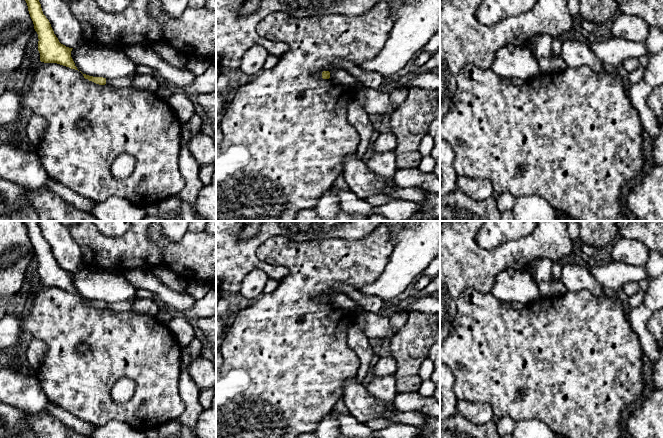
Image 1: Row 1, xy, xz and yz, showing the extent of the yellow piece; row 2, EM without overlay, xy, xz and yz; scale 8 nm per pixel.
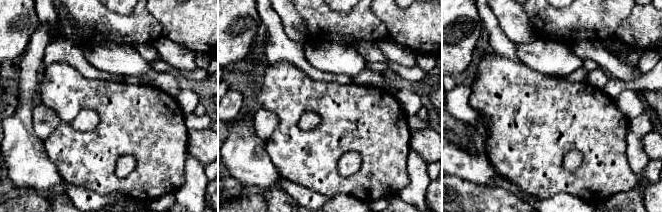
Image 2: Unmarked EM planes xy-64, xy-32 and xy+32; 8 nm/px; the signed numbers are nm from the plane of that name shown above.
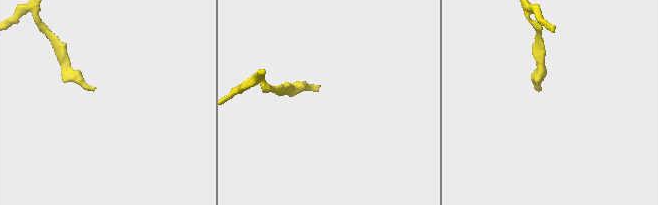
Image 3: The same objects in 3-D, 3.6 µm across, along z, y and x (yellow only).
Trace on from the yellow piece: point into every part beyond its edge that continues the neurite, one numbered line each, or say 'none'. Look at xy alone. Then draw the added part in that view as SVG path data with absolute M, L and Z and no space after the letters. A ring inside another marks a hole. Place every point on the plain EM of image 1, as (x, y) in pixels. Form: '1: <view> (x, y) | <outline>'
1: xy (125, 306) | M123 301L123 302L113 302L106 303L106 308L118 312L130 312L132 307L132 301Z

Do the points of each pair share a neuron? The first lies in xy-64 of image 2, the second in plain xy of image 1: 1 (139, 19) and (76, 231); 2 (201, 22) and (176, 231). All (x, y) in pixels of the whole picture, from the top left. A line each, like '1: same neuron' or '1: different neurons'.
1: same neuron
2: different neurons

